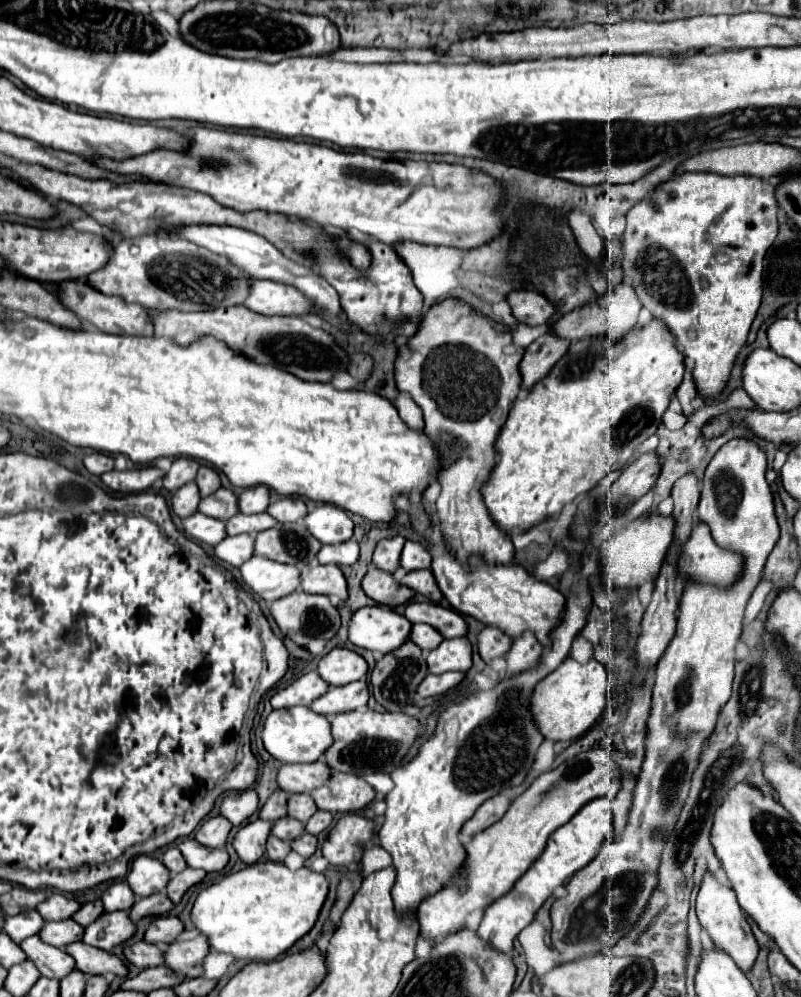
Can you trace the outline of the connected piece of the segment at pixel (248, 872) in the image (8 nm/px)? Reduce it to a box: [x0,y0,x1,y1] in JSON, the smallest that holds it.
[191,862,329,960]

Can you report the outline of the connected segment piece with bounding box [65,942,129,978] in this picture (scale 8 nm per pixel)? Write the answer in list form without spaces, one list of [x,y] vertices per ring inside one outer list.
[[[73,942],[65,948],[65,952],[69,952],[75,958],[77,970],[81,970],[87,976],[109,972],[109,974],[127,978],[127,974],[129,974],[127,964],[119,956],[115,956],[111,952],[105,952],[101,948],[87,946],[85,942]]]

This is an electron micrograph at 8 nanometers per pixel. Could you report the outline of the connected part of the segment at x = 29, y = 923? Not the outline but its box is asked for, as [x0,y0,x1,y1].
[5,910,45,944]

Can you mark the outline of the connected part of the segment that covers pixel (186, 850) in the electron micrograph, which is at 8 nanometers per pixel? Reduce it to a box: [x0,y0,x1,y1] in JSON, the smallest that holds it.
[179,838,229,872]

